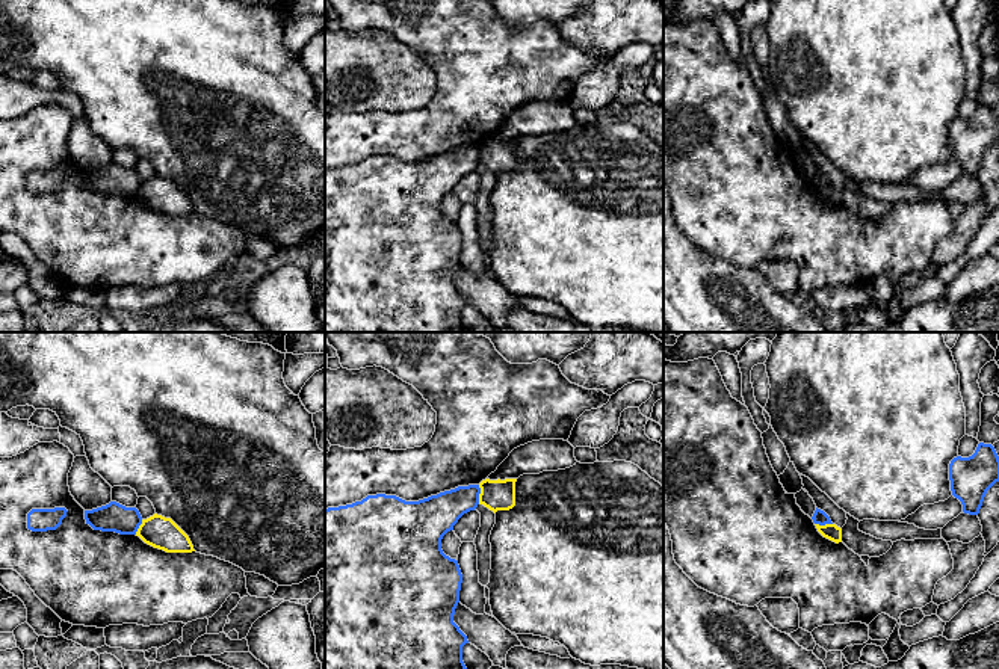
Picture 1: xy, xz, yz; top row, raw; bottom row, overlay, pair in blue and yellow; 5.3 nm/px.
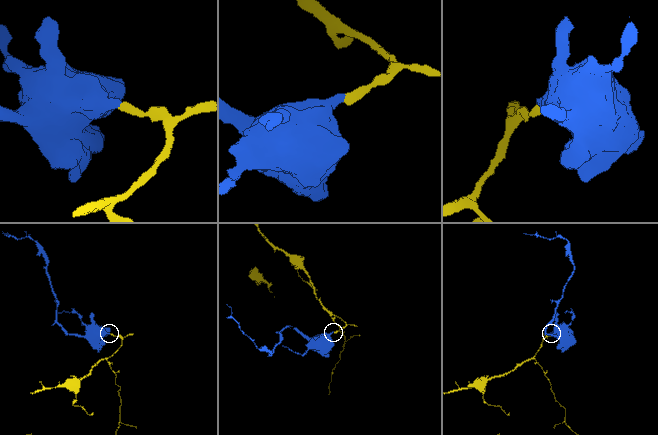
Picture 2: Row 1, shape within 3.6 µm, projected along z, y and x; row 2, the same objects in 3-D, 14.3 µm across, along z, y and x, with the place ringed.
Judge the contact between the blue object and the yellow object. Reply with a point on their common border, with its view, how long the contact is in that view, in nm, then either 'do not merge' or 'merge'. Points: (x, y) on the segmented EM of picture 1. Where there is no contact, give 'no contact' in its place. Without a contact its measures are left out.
xz (479, 493) | 100 nm | do not merge

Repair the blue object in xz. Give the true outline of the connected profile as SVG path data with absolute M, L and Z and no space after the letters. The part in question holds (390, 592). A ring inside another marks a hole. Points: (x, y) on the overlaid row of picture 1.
M469 485L419 501L376 494L352 504L325 509L325 669L467 669L462 661L462 646L469 640L453 622L462 574L458 560L443 553L441 539L447 532L453 530L453 526L464 513L478 507L479 494L479 485Z

